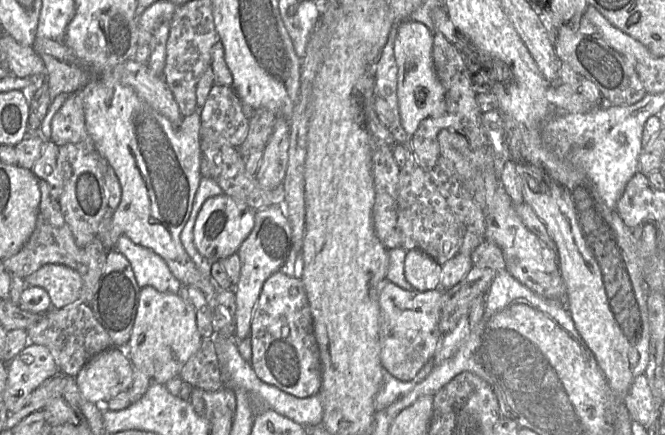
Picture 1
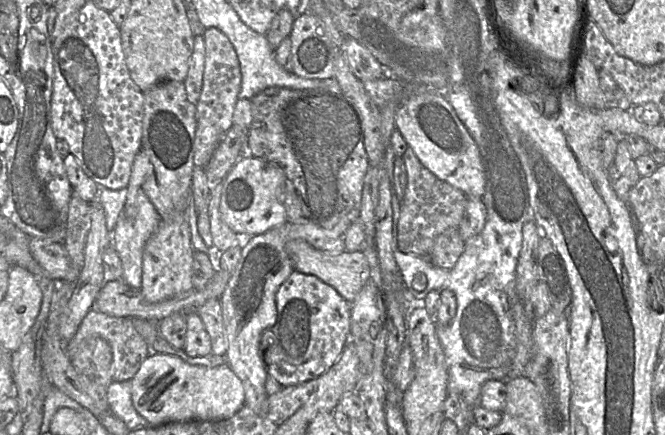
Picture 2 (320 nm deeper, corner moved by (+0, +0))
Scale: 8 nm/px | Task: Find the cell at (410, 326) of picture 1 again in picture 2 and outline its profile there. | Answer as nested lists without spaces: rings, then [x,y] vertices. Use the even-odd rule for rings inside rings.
[[[302,239],[289,240],[286,250],[295,270],[316,276],[332,286],[350,304],[356,299],[368,278],[369,266],[362,251],[348,252],[345,250],[339,254],[332,254],[318,250]]]

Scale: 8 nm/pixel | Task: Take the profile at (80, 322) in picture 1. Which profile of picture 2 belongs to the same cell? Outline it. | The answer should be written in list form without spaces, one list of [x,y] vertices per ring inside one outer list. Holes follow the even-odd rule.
[[[92,308],[81,322],[75,336],[66,344],[66,352],[71,353],[86,338],[103,338],[108,342],[112,351],[110,374],[113,382],[131,380],[150,354],[150,347],[136,330],[133,319],[139,318],[114,317]]]

